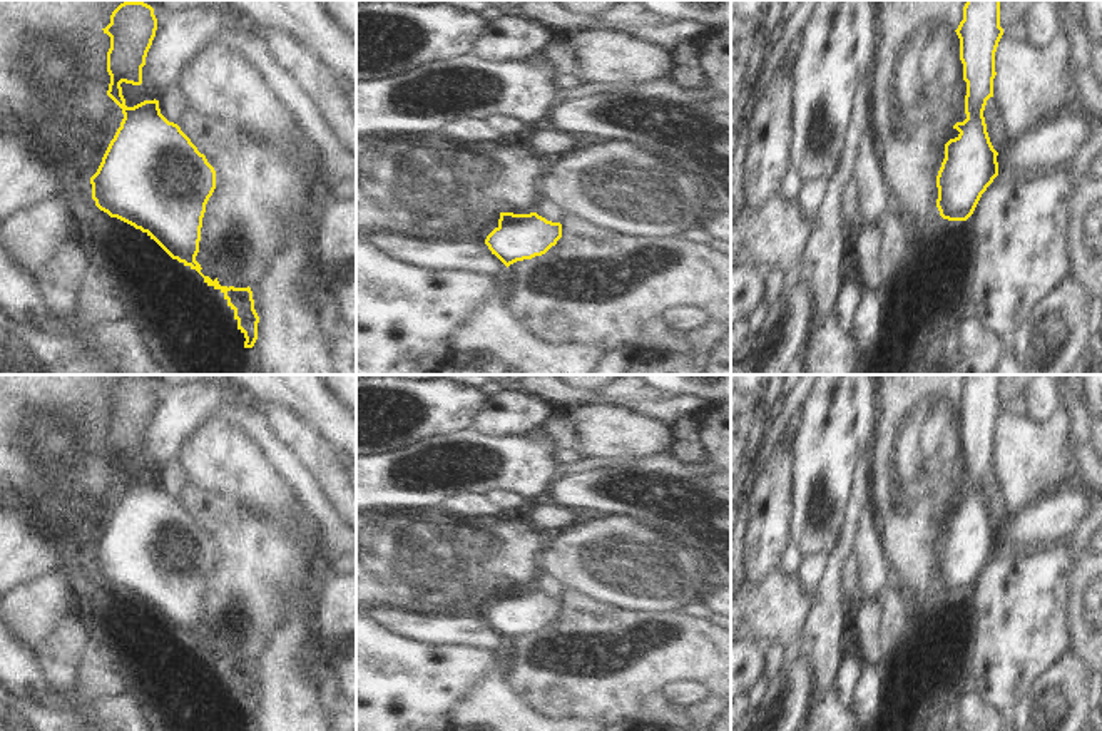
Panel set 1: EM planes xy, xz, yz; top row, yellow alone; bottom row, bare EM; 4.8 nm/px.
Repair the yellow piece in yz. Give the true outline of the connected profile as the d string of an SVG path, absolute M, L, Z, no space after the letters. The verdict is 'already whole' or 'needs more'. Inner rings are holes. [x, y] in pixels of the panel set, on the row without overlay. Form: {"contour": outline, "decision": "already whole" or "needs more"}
{"contour": "M967 375L955 406L967 457L967 493L953 500L960 509L945 519L945 534L936 550L936 582L943 594L967 596L998 550L998 527L990 517L983 485L993 472L995 427L1003 410L1000 375Z", "decision": "already whole"}

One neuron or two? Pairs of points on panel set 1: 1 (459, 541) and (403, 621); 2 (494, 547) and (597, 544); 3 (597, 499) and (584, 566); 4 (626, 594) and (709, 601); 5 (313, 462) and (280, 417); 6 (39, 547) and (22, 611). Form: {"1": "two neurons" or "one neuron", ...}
{"1": "two neurons", "2": "two neurons", "3": "two neurons", "4": "two neurons", "5": "one neuron", "6": "two neurons"}

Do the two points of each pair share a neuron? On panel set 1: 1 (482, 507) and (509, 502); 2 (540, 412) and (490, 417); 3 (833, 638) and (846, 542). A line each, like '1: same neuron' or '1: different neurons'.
1: different neurons
2: same neuron
3: same neuron

